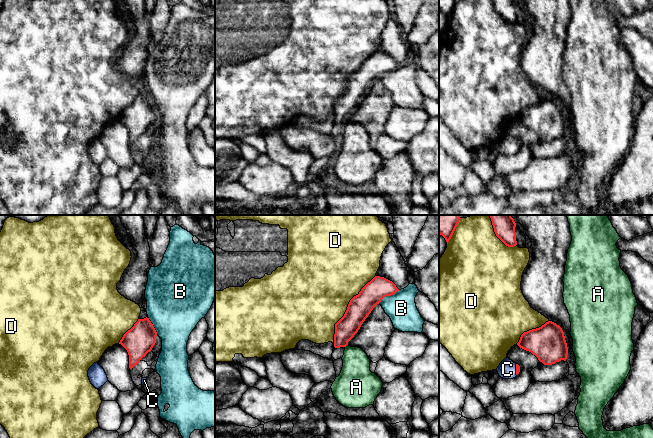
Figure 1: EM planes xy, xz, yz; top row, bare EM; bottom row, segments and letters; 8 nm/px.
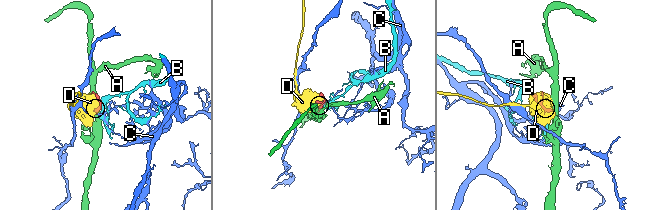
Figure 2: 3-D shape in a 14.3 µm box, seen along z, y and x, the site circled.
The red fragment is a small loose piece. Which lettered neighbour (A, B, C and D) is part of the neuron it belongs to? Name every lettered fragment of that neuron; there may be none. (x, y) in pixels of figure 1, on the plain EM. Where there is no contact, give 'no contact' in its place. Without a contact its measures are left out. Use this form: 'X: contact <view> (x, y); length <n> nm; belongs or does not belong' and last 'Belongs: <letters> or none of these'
A: contact xz (346, 121); length 40 nm; does not belong
B: contact xz (388, 71); length 200 nm; does not belong
C: contact yz (516, 146); length 100 nm; belongs
D: contact xz (347, 85); length 650 nm; does not belong
Belongs: C

